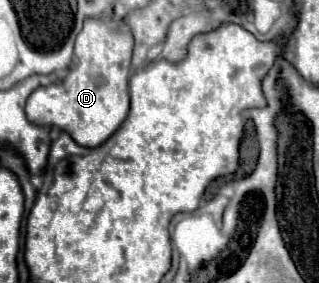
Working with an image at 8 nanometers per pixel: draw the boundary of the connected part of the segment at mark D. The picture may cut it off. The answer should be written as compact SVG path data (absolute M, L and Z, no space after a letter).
M86 19L76 45L98 45L96 49L78 49L78 57L70 67L70 75L54 85L38 87L26 101L26 117L34 125L58 127L70 133L82 147L98 147L114 129L122 125L130 109L128 79L132 59L132 33L124 23L114 25L112 19Z

